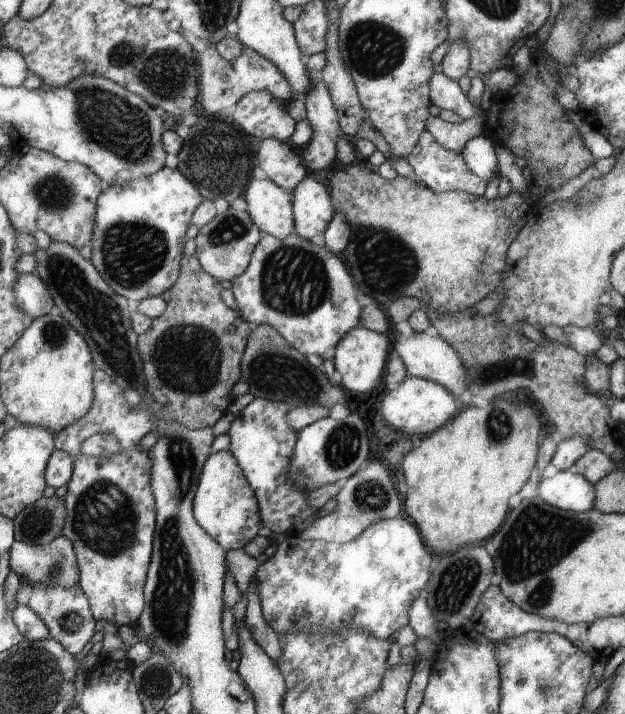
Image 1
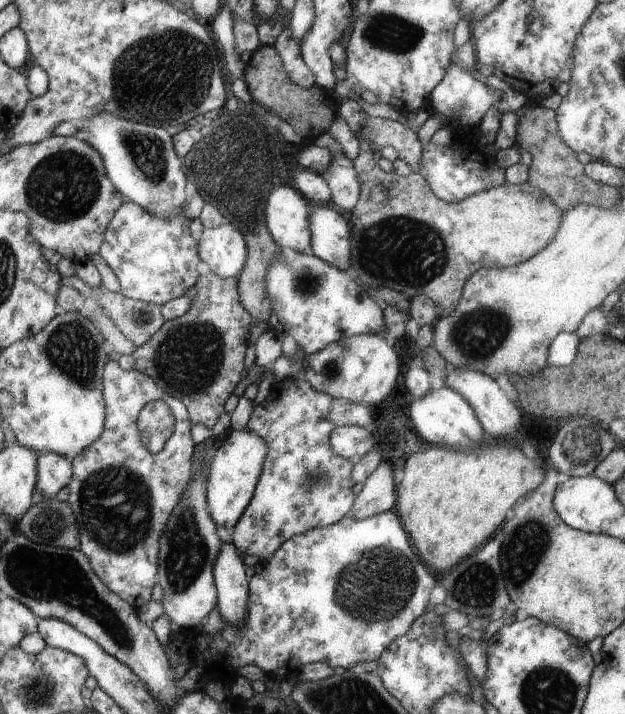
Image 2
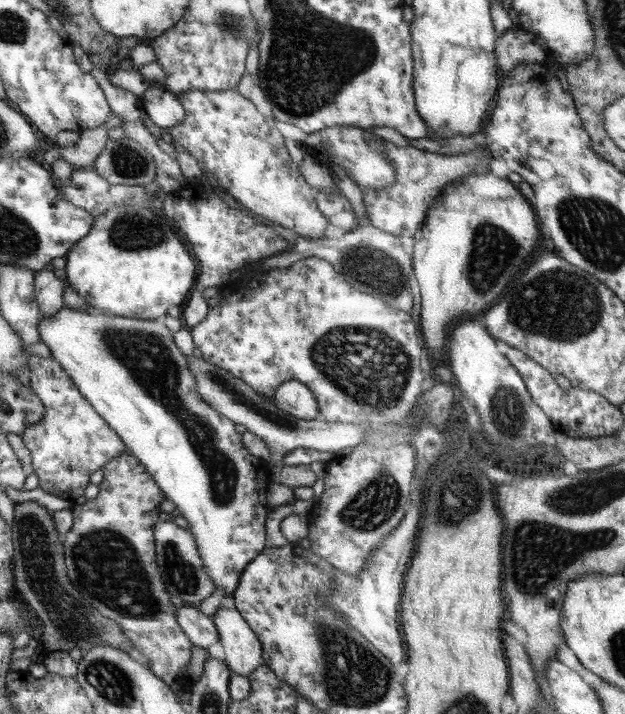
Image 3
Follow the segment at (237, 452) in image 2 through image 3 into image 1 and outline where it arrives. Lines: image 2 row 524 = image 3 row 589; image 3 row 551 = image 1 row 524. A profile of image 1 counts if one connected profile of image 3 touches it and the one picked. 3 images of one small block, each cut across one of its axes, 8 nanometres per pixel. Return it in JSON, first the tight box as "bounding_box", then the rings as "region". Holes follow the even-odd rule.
{"bounding_box":[194,449,262,550],"region":[[[229,449],[216,450],[205,463],[194,499],[194,513],[202,528],[228,550],[244,548],[254,540],[262,528],[256,495],[238,464],[237,457]]]}

